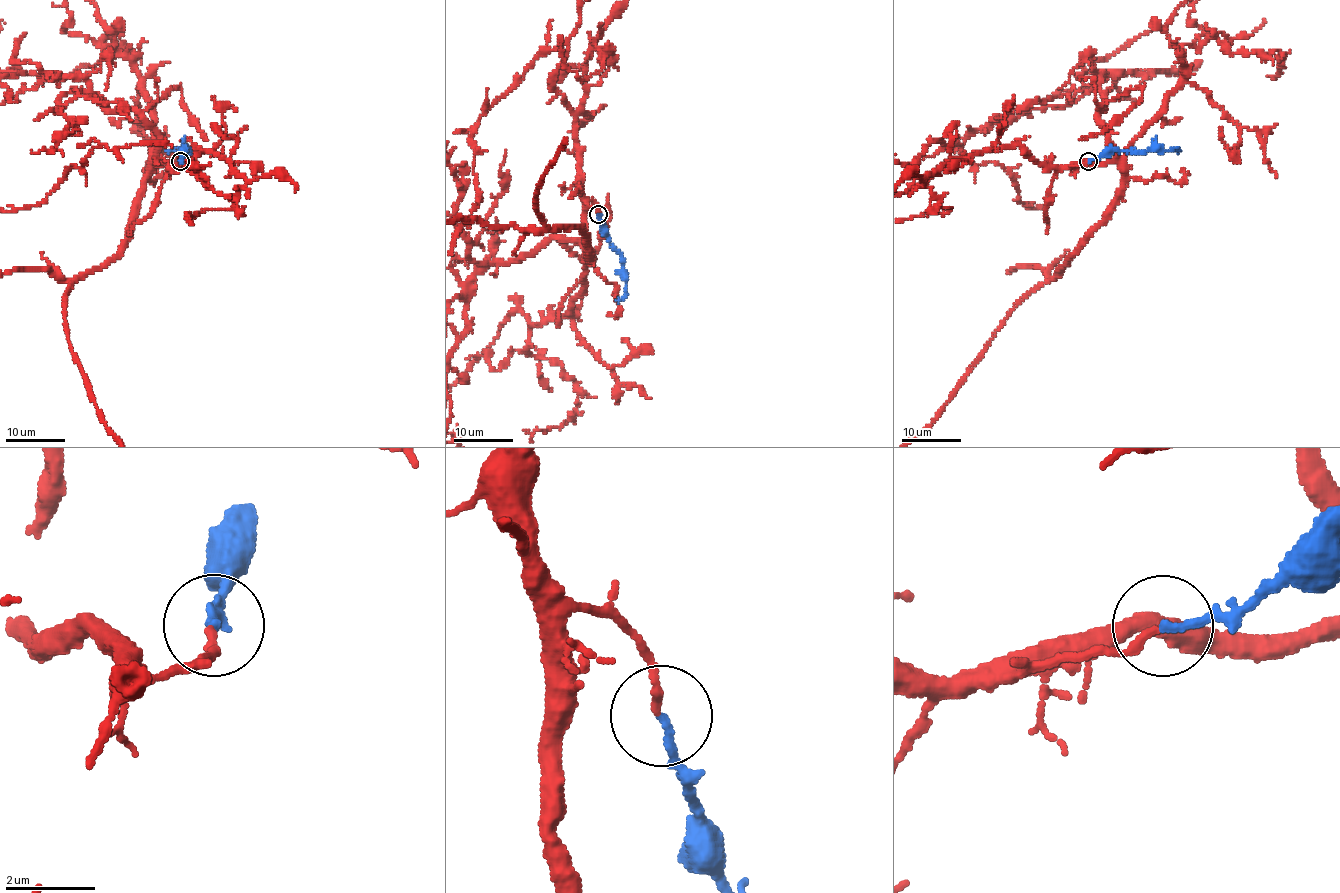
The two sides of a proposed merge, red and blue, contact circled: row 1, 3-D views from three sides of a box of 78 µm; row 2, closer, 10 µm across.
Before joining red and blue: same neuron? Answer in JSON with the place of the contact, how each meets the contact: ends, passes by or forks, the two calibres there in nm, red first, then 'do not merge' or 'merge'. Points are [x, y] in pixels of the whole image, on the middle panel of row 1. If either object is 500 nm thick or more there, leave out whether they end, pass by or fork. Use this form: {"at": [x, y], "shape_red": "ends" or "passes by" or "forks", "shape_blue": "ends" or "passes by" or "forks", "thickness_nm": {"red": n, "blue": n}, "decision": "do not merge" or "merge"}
{"at": [598, 214], "shape_red": "ends", "shape_blue": "ends", "thickness_nm": {"red": 190, "blue": 180}, "decision": "merge"}

